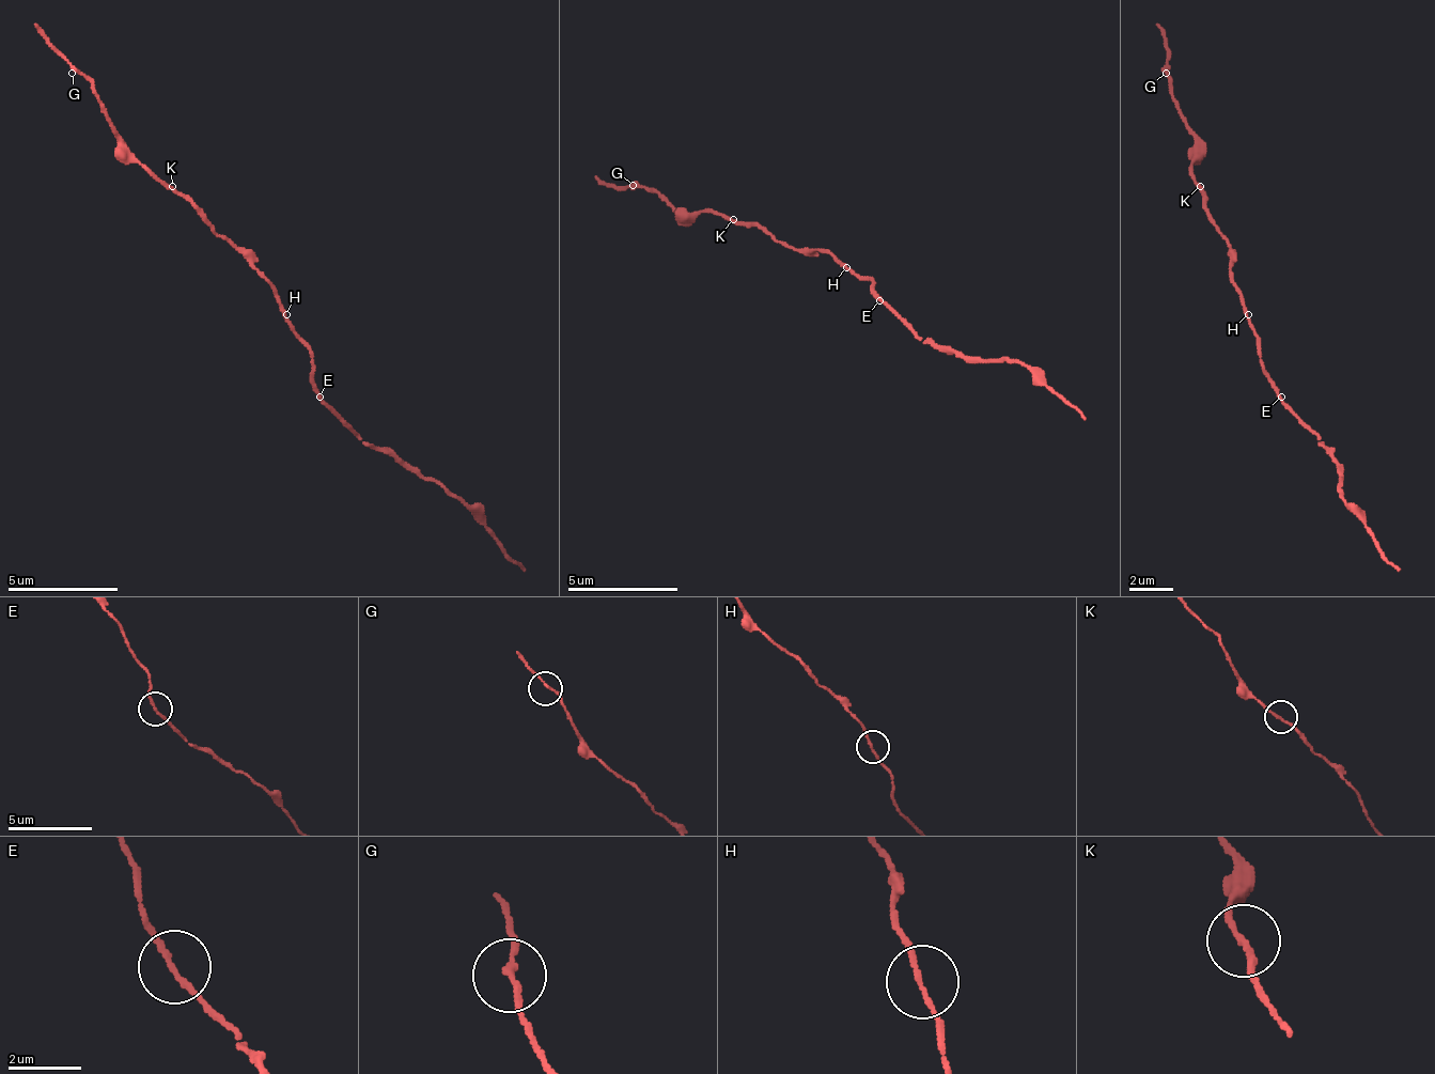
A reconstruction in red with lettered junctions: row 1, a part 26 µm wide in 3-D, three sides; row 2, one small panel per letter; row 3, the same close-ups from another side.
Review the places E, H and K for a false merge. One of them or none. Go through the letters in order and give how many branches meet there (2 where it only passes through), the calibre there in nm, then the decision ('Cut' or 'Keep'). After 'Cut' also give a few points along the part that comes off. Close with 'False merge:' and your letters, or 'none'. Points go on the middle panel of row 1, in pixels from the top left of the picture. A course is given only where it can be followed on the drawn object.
E: Branches: 2. Thickness 160 nm. Keep
H: Branches: 2. Thickness 140 nm. Keep
K: Branches: 2. Thickness 160 nm. Keep
False merge: none

